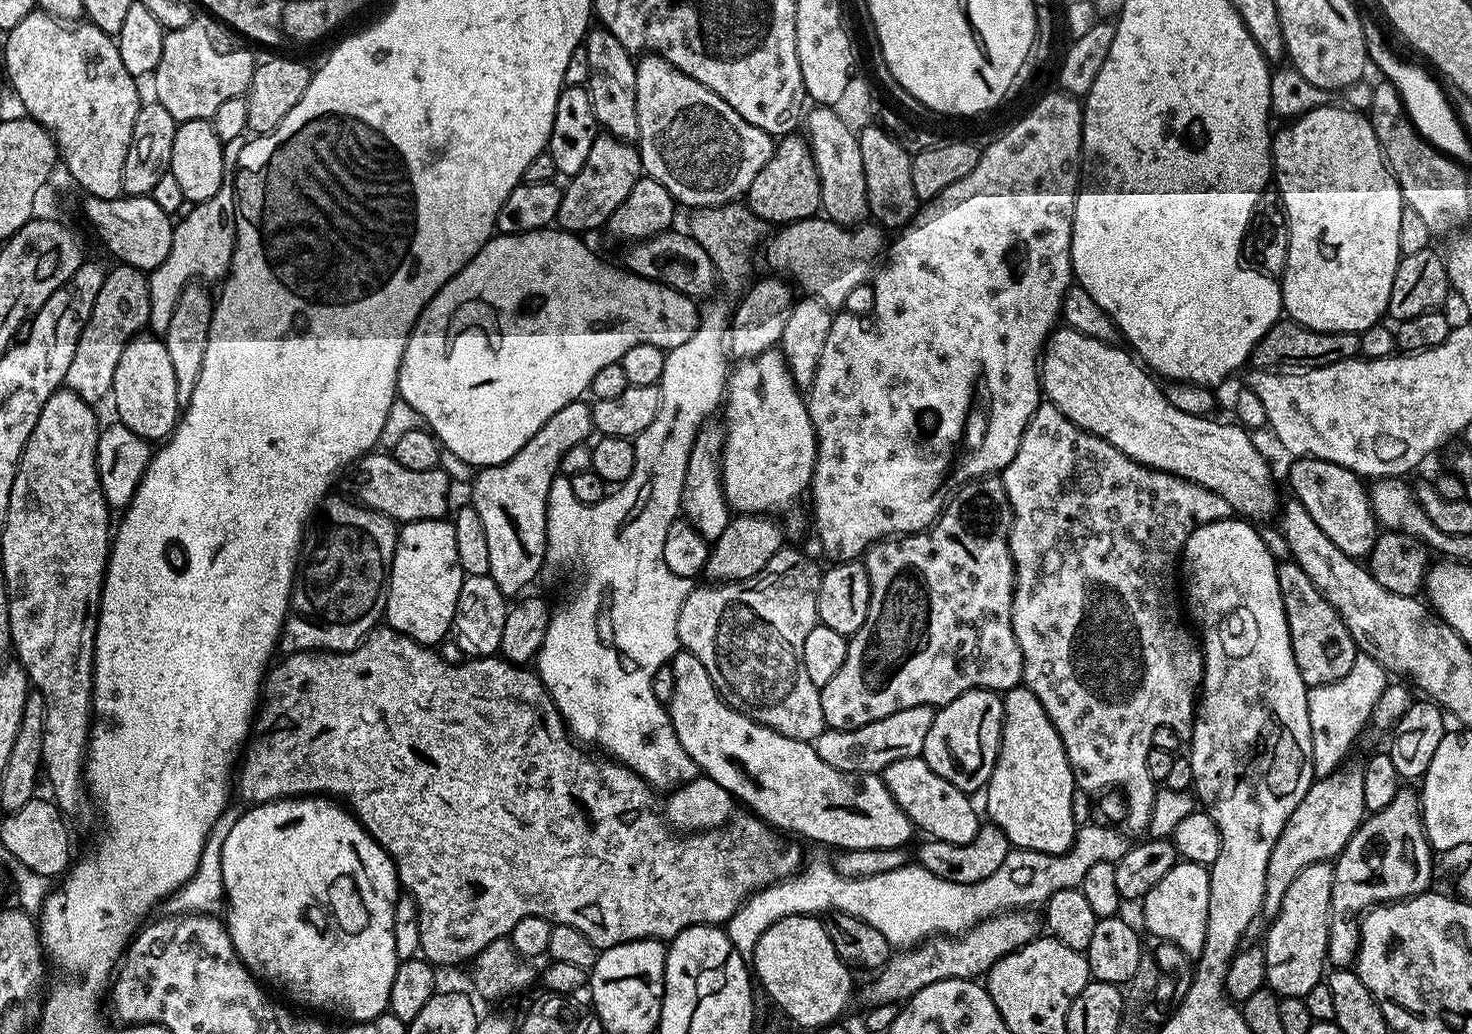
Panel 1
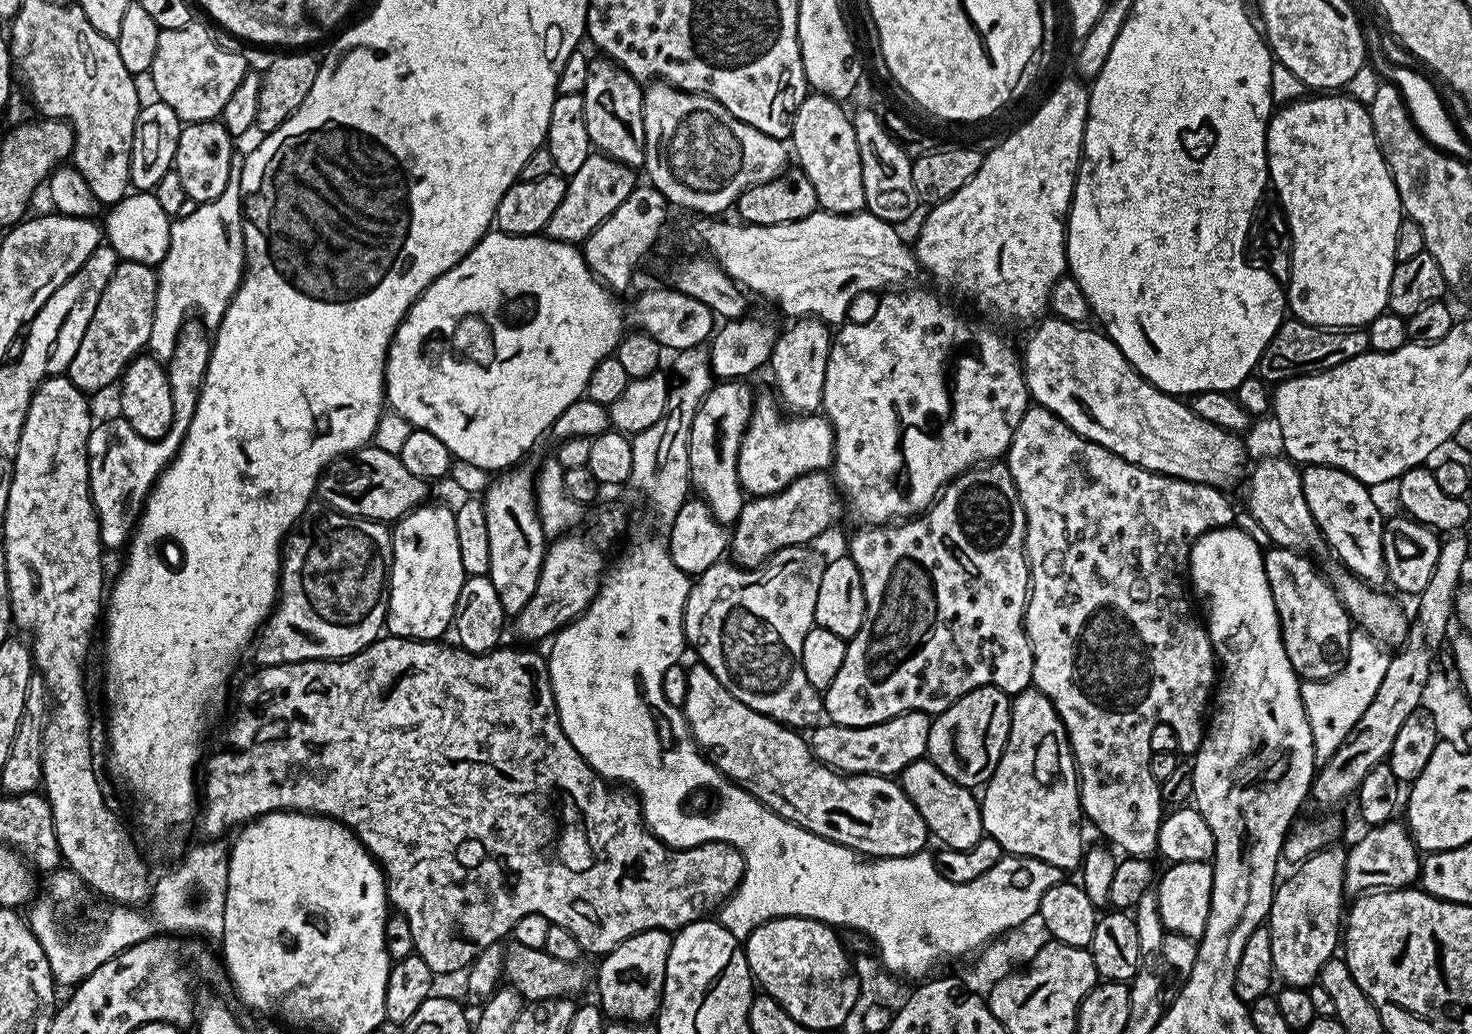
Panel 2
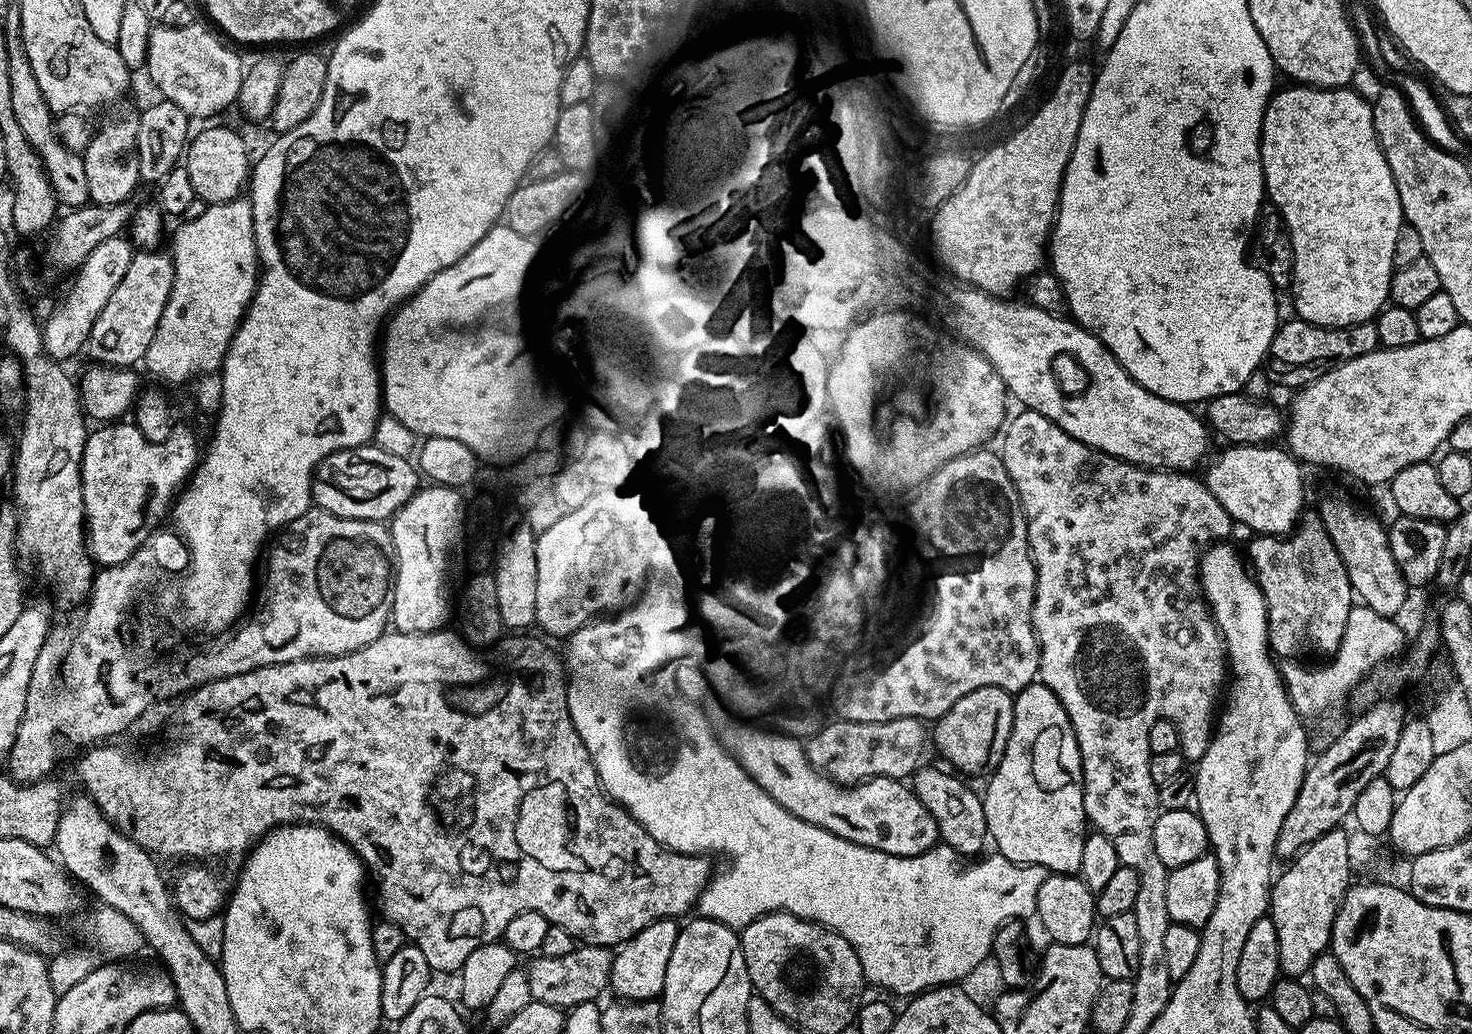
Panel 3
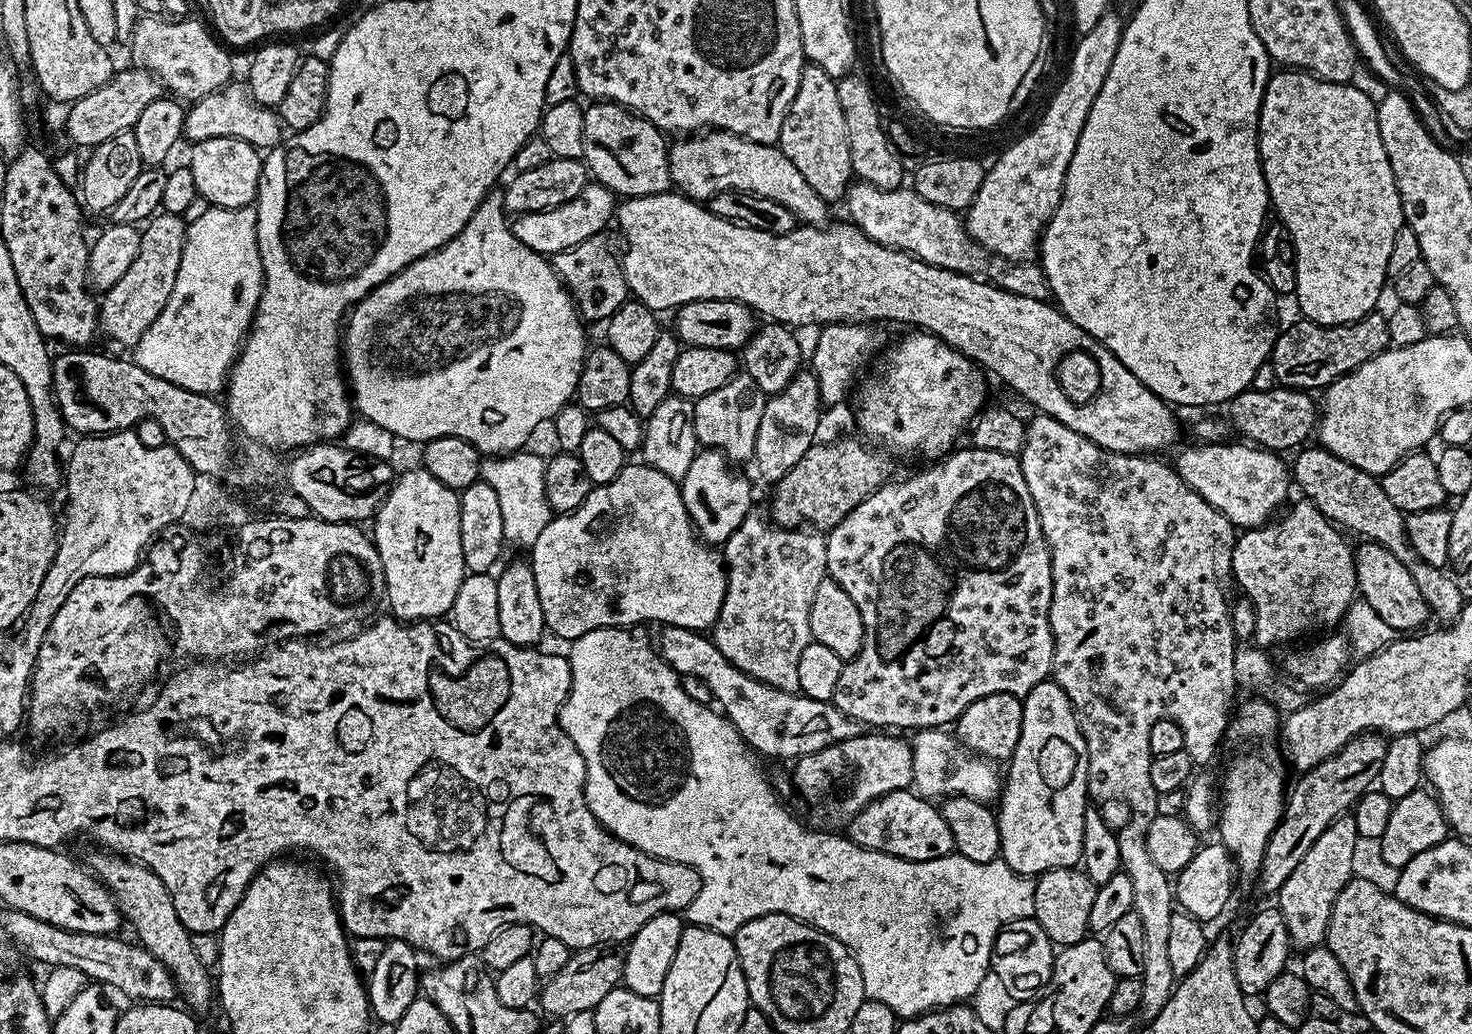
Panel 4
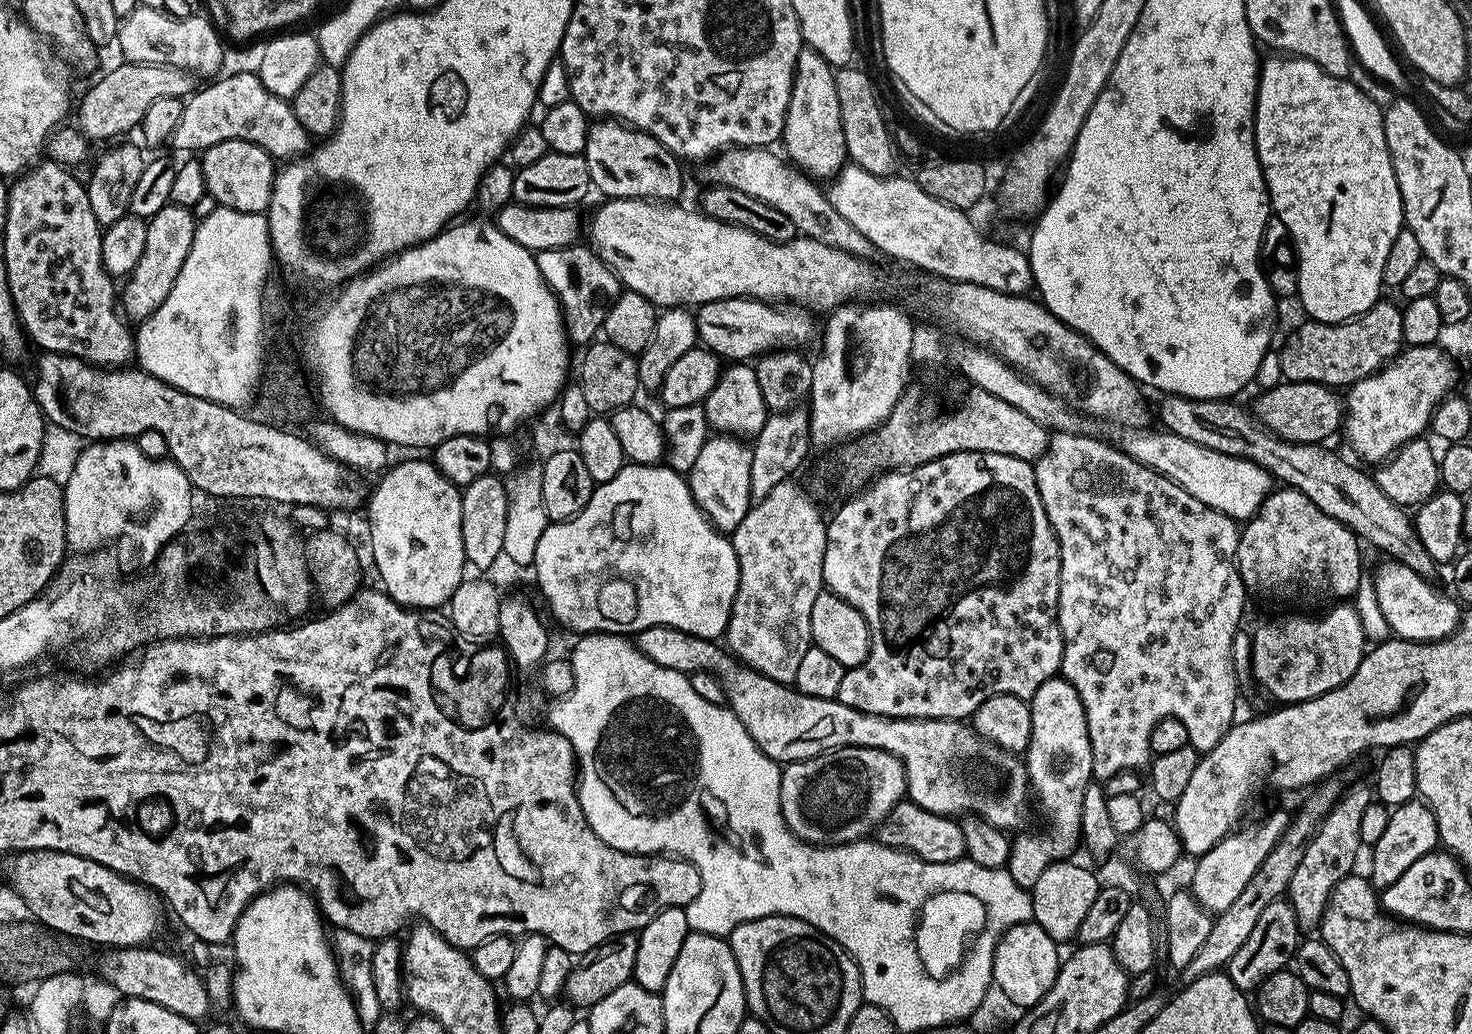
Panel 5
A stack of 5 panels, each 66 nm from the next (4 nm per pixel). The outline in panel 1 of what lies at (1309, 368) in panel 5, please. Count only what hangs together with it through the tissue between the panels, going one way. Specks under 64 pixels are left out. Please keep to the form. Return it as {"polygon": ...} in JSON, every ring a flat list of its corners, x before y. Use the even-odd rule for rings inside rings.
{"polygon":[[1281,318,1258,342,1258,346,1252,352,1250,364,1256,370,1303,370,1334,366,1334,362,1359,356,1359,332,1319,332,1297,324,1291,318]]}

